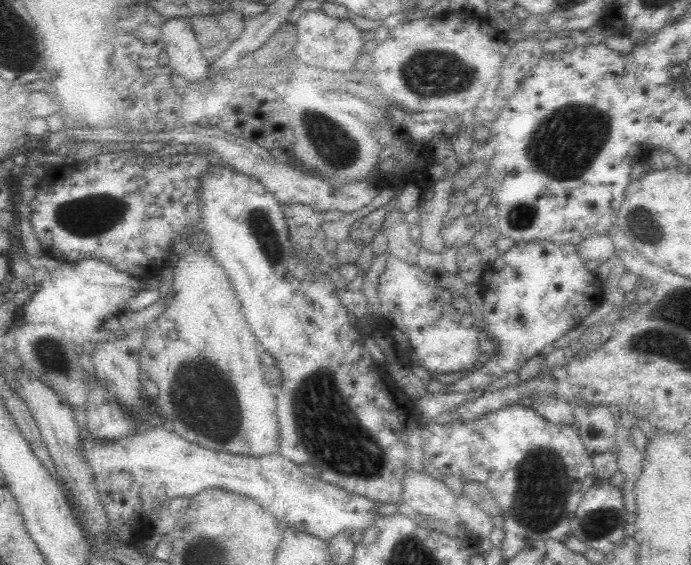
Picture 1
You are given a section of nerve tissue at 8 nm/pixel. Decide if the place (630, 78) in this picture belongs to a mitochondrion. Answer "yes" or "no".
no

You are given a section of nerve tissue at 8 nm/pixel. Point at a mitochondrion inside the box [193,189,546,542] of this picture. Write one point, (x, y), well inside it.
(334, 436)

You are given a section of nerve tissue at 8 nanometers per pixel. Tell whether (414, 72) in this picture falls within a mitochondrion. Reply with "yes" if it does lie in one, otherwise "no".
yes

